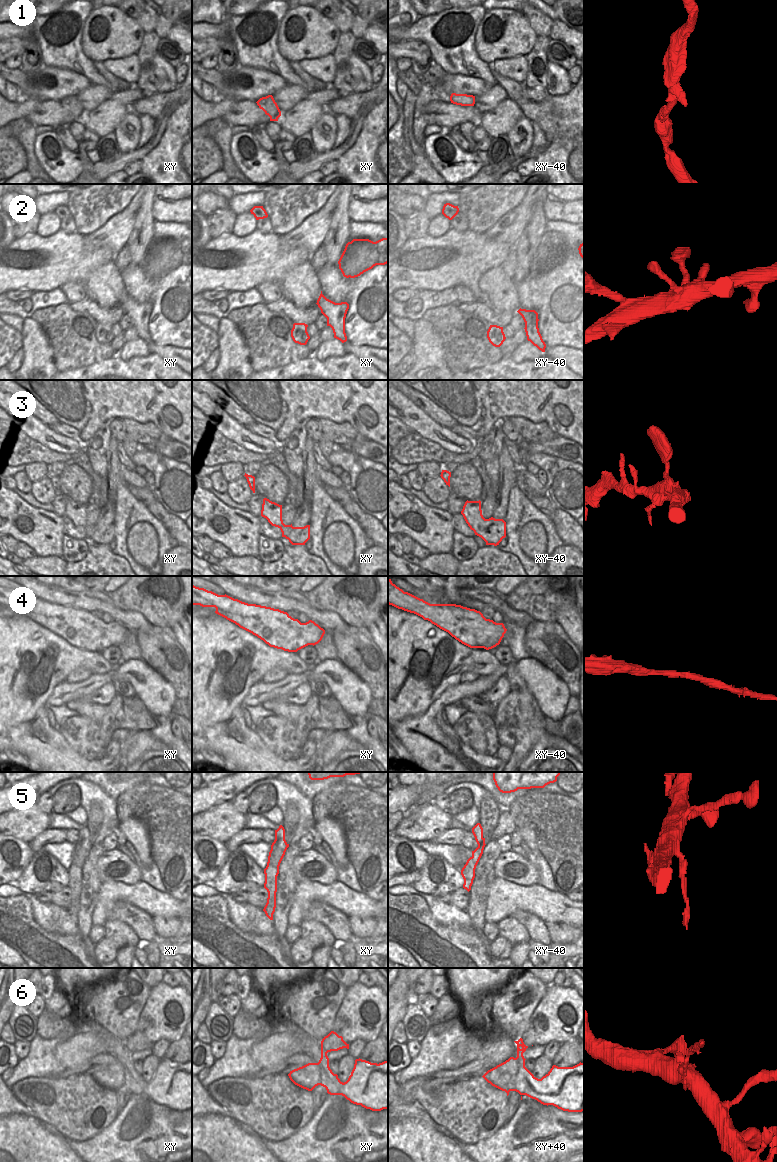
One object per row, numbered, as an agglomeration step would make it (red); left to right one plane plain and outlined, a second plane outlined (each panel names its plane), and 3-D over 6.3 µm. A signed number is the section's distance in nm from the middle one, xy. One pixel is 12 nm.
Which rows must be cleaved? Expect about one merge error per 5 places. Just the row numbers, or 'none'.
6

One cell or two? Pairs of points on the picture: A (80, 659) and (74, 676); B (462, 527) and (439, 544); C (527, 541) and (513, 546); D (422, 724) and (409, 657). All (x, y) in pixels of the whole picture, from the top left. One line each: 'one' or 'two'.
A: two
B: two
C: two
D: two

